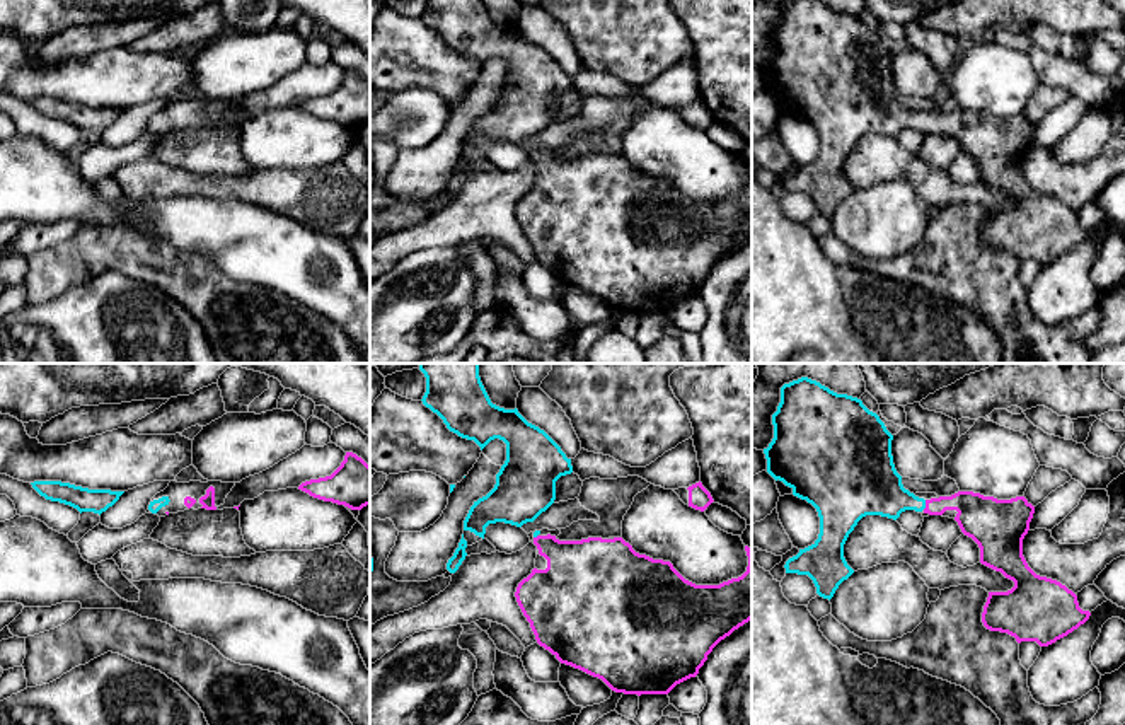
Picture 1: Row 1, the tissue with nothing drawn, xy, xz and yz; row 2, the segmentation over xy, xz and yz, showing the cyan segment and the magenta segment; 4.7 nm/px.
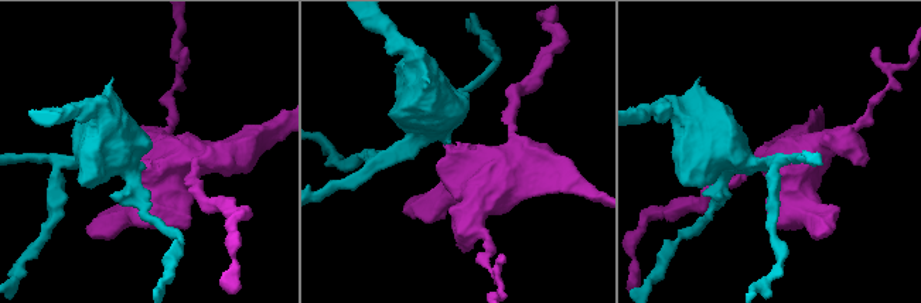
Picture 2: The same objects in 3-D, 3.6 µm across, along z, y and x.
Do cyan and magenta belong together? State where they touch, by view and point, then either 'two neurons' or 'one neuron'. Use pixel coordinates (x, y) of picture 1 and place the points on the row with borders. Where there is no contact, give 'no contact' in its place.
meets cyan in yz at (924, 505); one neuron

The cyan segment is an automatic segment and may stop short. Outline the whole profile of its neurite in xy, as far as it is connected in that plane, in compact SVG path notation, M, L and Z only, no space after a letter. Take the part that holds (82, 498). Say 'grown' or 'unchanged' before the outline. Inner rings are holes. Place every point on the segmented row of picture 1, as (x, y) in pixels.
unchanged; M34 481L32 488L51 502L70 505L82 512L102 513L112 507L124 491L89 490L61 481Z

